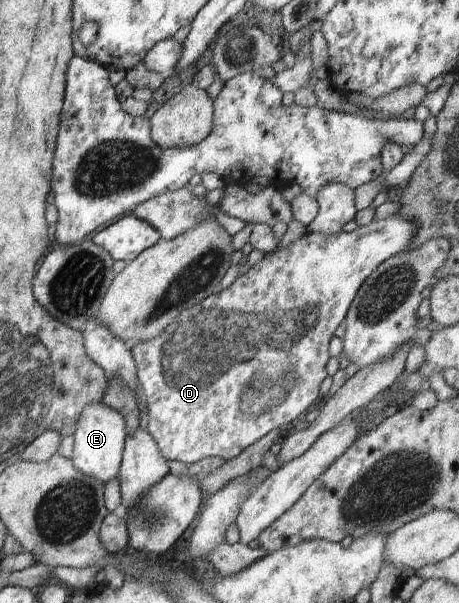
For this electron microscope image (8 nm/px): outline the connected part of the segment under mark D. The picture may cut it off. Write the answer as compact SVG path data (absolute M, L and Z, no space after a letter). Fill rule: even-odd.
M396 214L386 219L375 219L369 225L357 227L352 232L343 231L335 235L307 233L299 241L295 241L293 245L287 245L283 249L274 250L271 254L265 254L265 257L257 265L251 267L246 275L238 276L237 280L227 289L223 289L221 293L213 293L201 301L201 304L186 309L177 317L177 321L169 325L159 337L145 341L145 343L137 343L130 353L135 359L138 381L147 399L147 409L150 415L150 419L147 421L147 431L153 437L153 441L157 443L161 456L167 461L181 461L186 465L196 463L206 457L215 456L228 461L238 457L243 449L255 444L272 430L279 429L281 425L287 425L295 419L302 418L321 399L320 386L328 377L326 365L330 359L328 353L330 340L334 337L333 333L345 320L347 311L349 311L361 285L382 262L399 253L408 252L409 247L413 245L413 237L417 235L417 231L419 231L417 223L412 218L399 217ZM235 315L241 315L241 319L233 321Z

